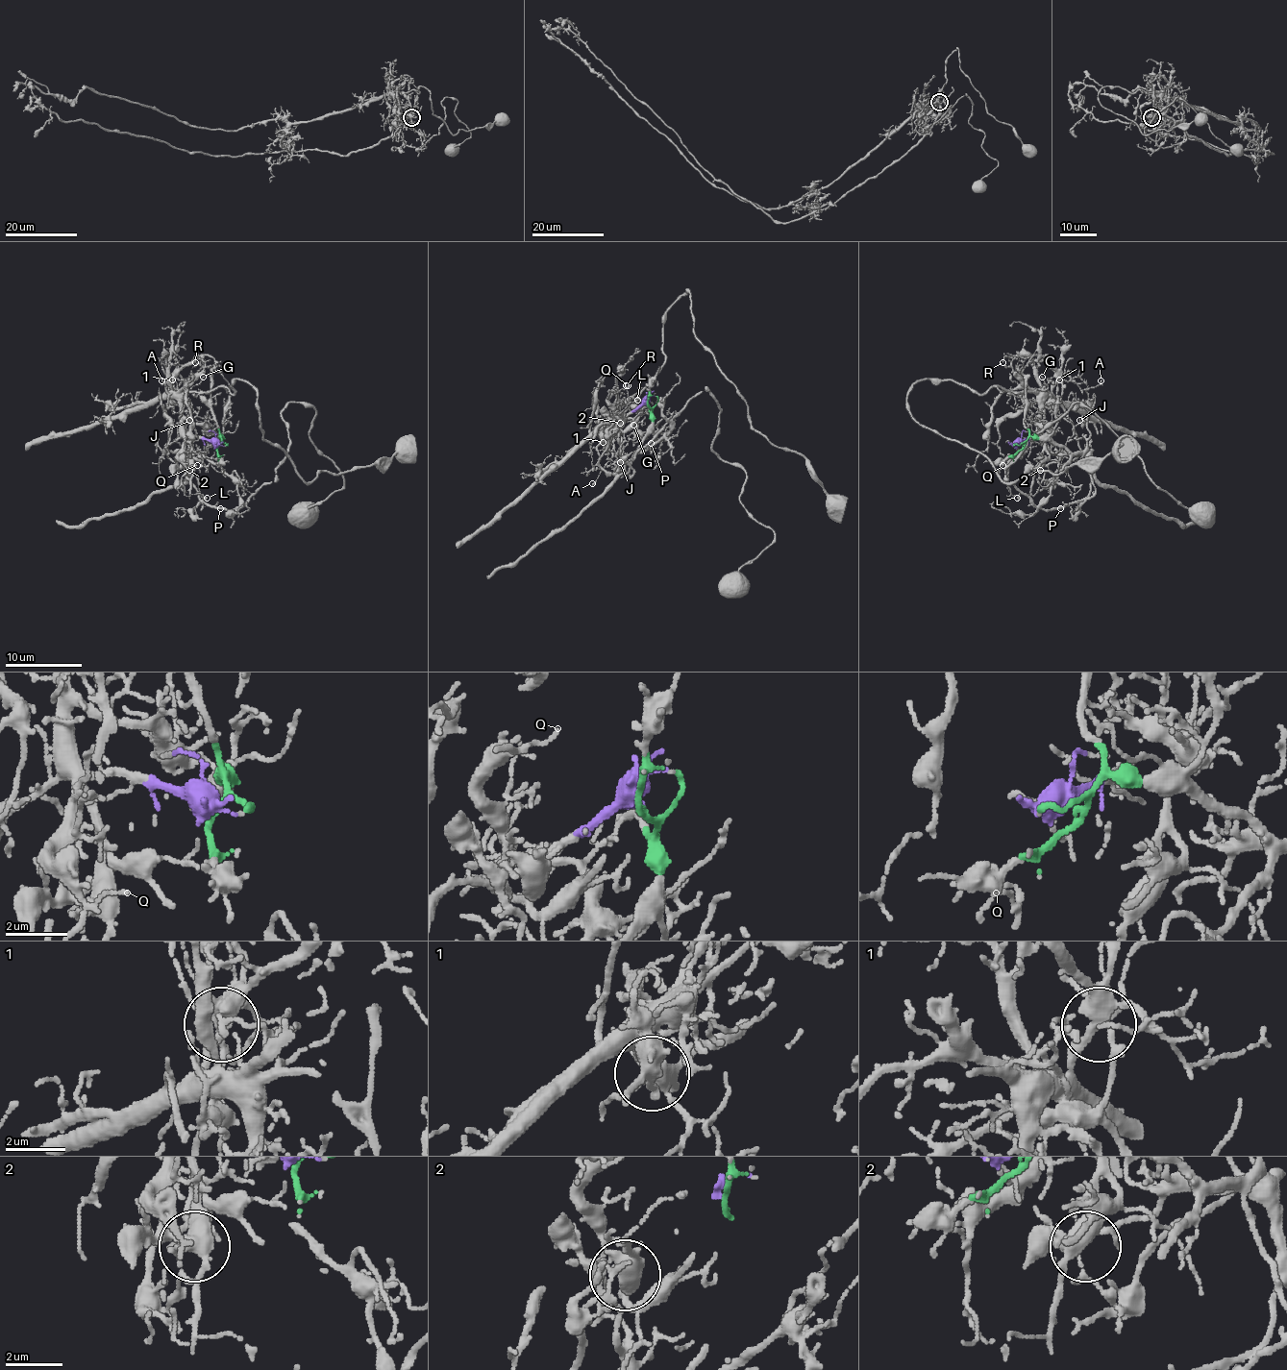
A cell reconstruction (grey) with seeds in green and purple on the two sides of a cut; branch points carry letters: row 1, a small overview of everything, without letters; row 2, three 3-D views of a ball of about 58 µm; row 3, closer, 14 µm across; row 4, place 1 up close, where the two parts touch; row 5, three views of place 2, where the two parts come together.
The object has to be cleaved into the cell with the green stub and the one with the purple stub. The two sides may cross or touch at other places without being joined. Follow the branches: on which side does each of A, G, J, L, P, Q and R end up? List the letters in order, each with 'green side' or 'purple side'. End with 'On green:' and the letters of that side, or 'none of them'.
A: purple side
G: purple side
J: purple side
L: purple side
P: green side
Q: purple side
R: purple side
On green: P

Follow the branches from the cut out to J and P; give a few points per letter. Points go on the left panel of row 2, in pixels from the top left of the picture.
J: (218, 443), (189, 437), (184, 431), (182, 406), (185, 426), (189, 420)
P: (218, 445), (220, 437), (193, 456), (193, 474), (197, 479), (195, 491), (201, 501), (220, 508)

